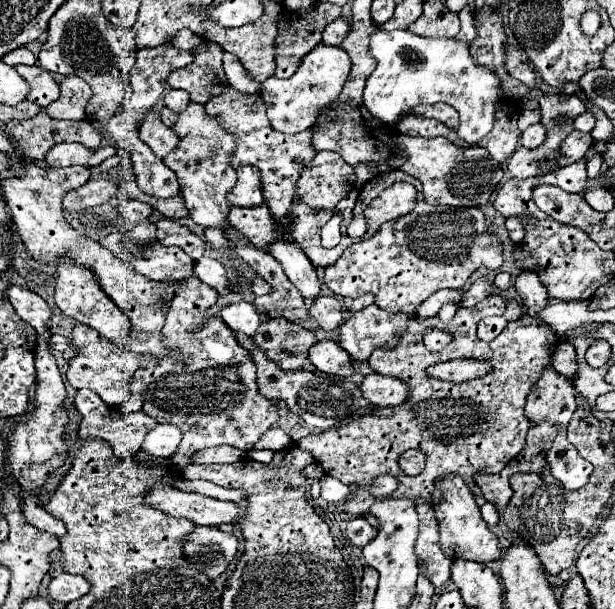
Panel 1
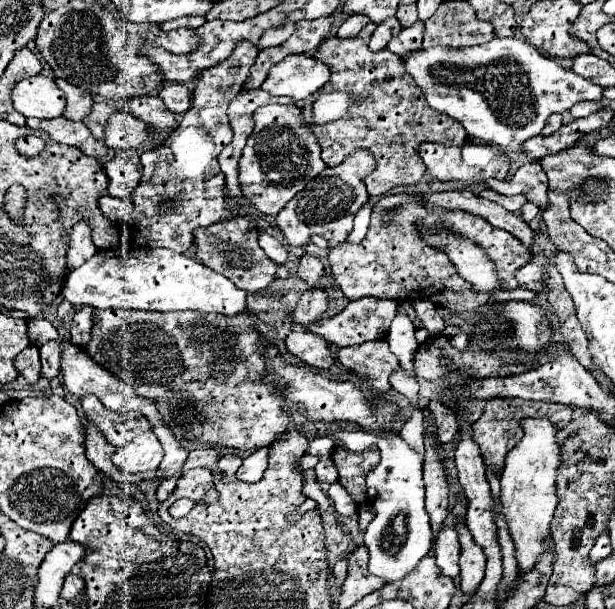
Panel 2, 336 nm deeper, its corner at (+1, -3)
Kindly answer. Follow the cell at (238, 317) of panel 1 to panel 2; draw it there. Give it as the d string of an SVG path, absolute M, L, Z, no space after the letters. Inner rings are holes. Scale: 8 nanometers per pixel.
M117 248L99 250L67 276L69 280L65 278L61 294L75 306L87 304L93 308L133 308L149 312L199 310L225 316L241 314L247 308L247 294L235 288L225 276L185 254L175 254L165 248L137 248L133 252Z

